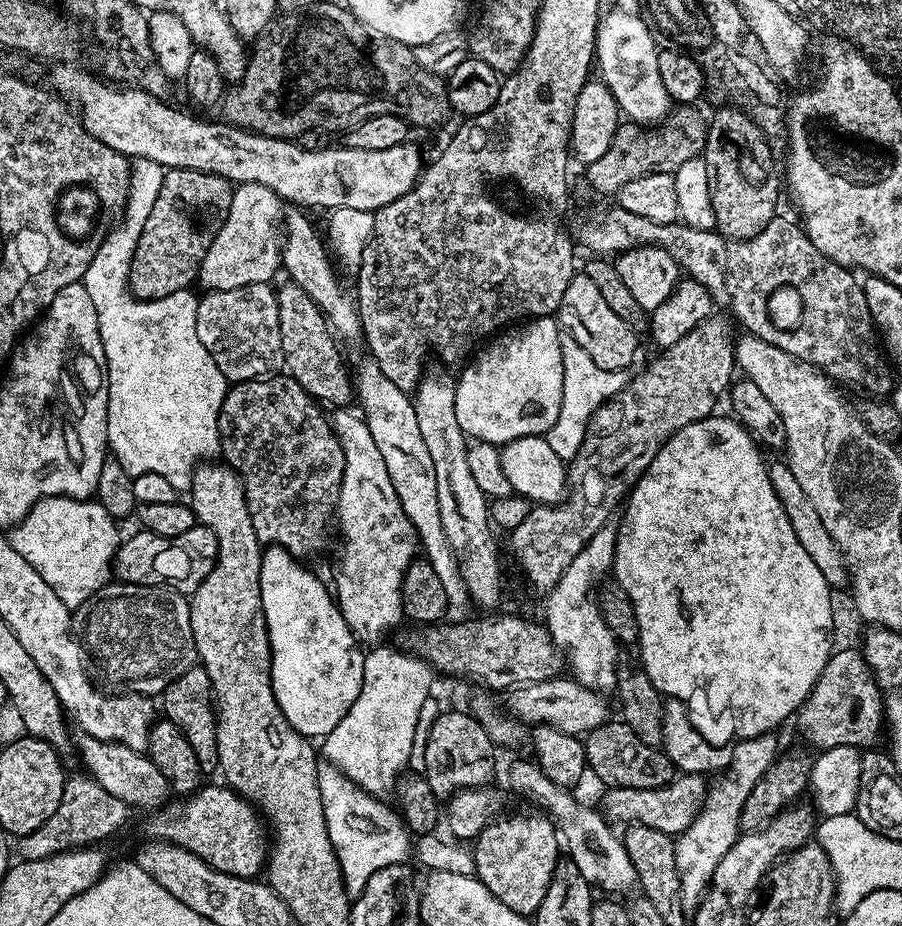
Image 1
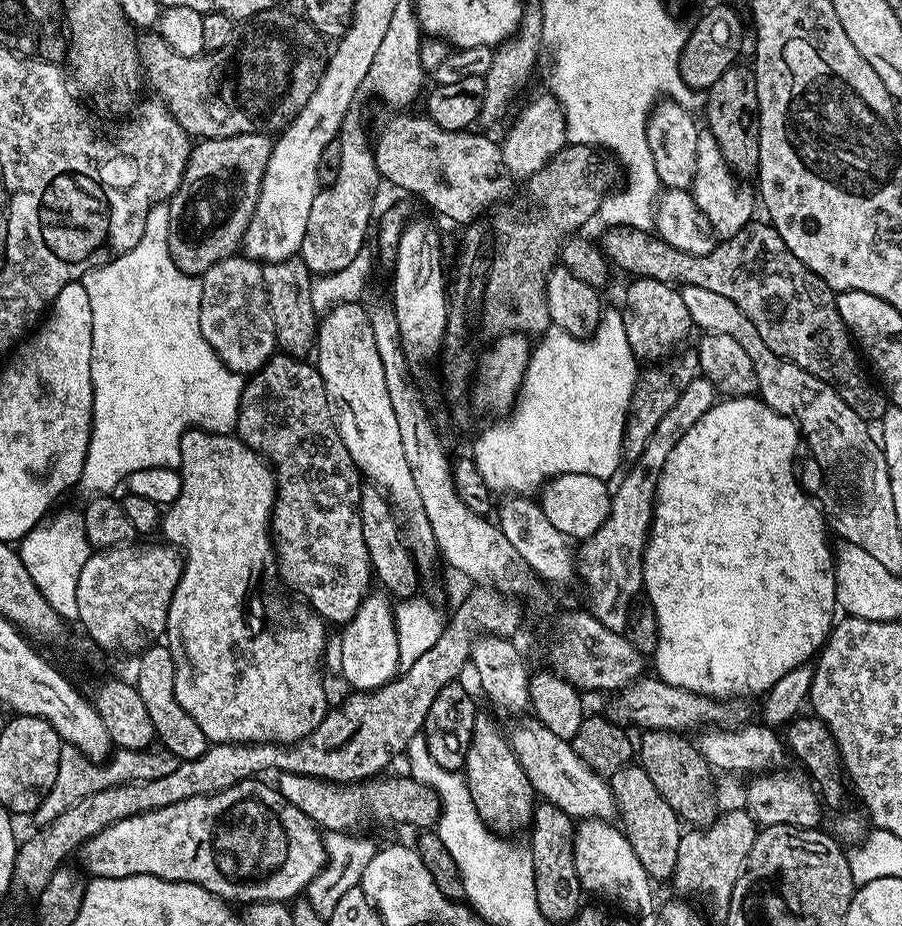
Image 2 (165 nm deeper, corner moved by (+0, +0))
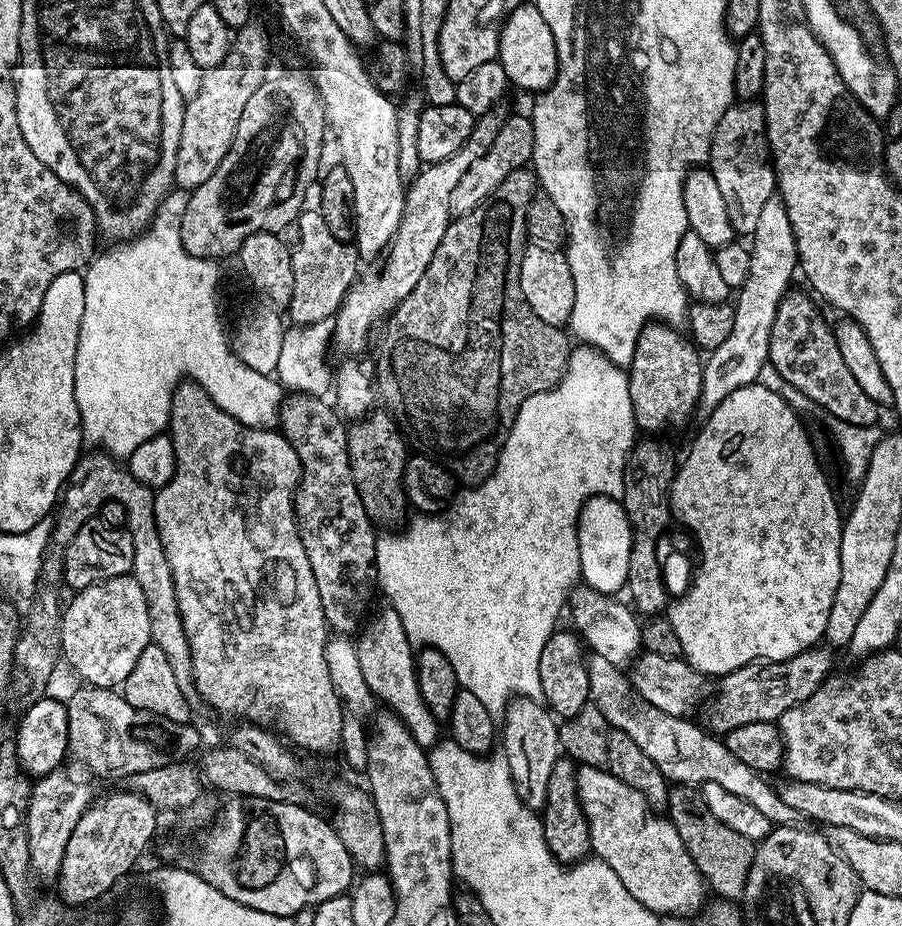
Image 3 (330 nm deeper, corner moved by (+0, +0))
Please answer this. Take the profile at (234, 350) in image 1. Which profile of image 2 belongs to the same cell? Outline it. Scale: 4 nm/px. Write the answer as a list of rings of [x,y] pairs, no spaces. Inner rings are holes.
[[[237,254],[210,266],[201,279],[200,329],[214,354],[232,372],[257,372],[277,351],[274,318],[264,289],[264,269],[257,261]]]

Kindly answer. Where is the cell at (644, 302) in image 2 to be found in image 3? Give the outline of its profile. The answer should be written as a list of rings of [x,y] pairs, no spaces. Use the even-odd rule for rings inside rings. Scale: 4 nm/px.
[[[649,322],[638,334],[638,342],[634,346],[634,358],[626,365],[626,371],[636,427],[641,433],[660,434],[663,428],[680,428],[691,418],[692,412],[694,416],[697,411],[702,392],[704,360],[701,349],[697,348],[683,331],[681,332],[671,324]]]

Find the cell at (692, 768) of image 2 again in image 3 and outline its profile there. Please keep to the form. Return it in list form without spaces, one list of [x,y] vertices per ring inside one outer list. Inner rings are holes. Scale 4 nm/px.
[[[676,786],[669,791],[666,816],[672,821],[674,830],[678,830],[678,838],[682,838],[694,866],[704,875],[705,885],[711,891],[713,888],[721,900],[739,901],[746,890],[746,878],[754,862],[756,844],[753,840],[720,822],[707,808],[701,793],[692,786]]]

